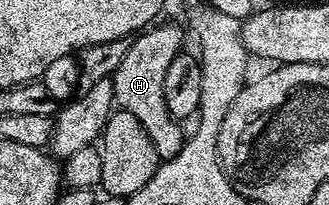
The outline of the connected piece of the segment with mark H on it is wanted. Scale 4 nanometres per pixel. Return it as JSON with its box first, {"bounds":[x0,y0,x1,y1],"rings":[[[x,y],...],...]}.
{"bounds":[109,21,185,160],"rings":[[[163,21],[136,34],[128,42],[125,57],[109,80],[113,85],[115,107],[133,113],[133,117],[141,121],[141,129],[145,129],[149,141],[153,141],[153,149],[159,154],[160,160],[177,157],[177,153],[181,153],[185,138],[184,124],[173,118],[165,105],[165,73],[169,73],[173,57],[177,57],[184,50],[183,33],[185,34],[185,31],[182,26],[174,27],[173,24]]]}

